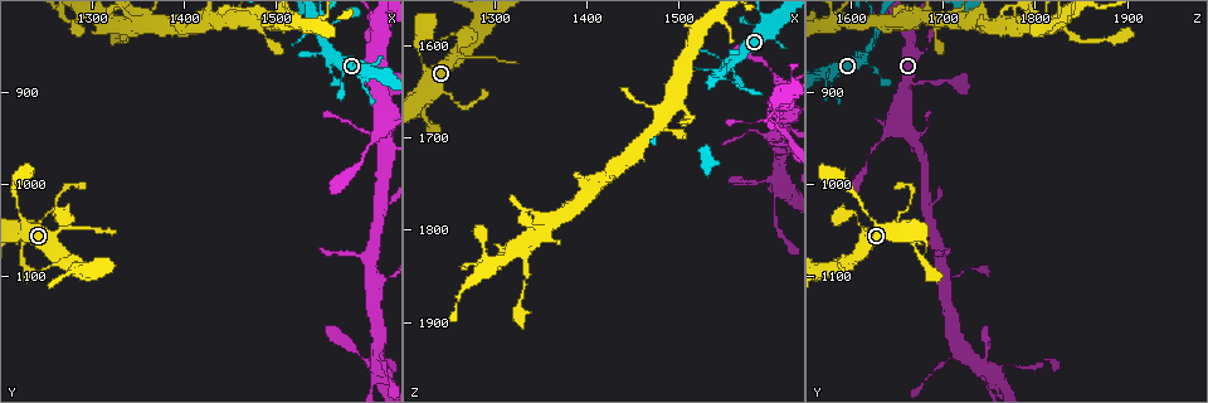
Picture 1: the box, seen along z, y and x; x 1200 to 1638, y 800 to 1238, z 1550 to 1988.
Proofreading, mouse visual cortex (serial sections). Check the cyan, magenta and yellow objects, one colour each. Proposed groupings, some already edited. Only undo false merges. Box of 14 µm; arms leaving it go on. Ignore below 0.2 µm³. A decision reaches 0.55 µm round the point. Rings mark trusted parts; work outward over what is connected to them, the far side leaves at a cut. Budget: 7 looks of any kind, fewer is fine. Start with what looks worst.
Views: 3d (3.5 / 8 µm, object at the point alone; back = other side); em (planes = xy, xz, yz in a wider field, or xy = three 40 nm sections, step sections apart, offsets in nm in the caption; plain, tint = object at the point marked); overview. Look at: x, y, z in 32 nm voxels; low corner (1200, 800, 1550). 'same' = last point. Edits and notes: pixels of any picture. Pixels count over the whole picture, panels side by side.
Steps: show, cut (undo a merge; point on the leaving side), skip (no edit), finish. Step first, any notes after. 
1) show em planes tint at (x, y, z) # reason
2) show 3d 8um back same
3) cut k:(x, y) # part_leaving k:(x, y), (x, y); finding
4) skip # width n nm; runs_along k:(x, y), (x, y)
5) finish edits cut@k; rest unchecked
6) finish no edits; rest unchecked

show 3d 8um at (1270, 1050, 1615) # abrupt turn

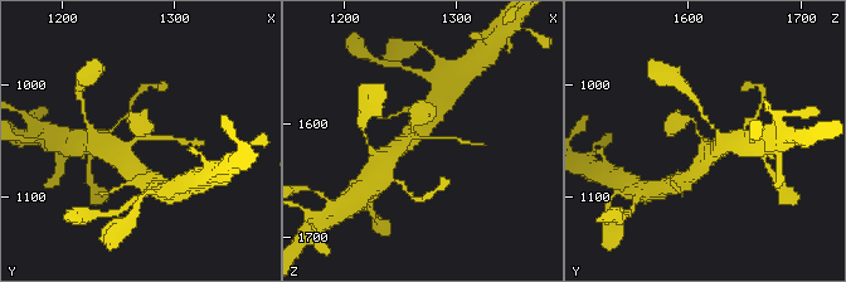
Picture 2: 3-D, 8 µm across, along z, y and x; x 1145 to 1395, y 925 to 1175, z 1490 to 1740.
show 3d 3.5um at (1266, 1046, 1612) # closer look

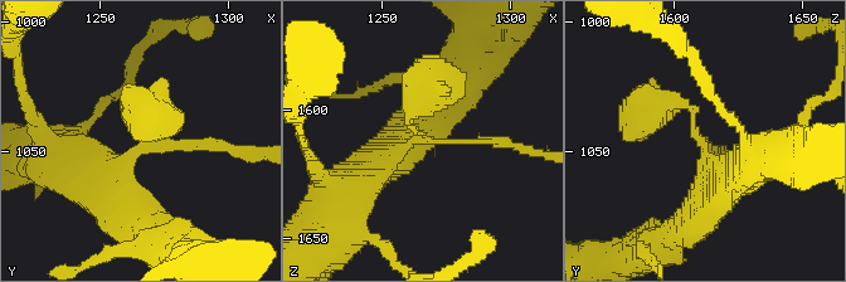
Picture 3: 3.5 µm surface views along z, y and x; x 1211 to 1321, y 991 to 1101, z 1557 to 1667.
skip # runs_along 3:(743, 170), (727, 185), (691, 111), (656, 107); one cell here

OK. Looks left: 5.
show 3d 8um at (1615, 1020, 1685)

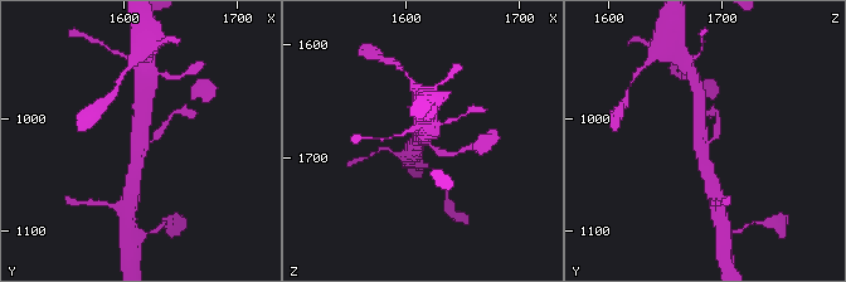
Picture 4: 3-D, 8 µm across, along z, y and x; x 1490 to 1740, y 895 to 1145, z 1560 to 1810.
show em xy step 5 tint at (1616, 1020, 1680) # arms 3; arm_widths 200, 400, 400 nm; now the EM

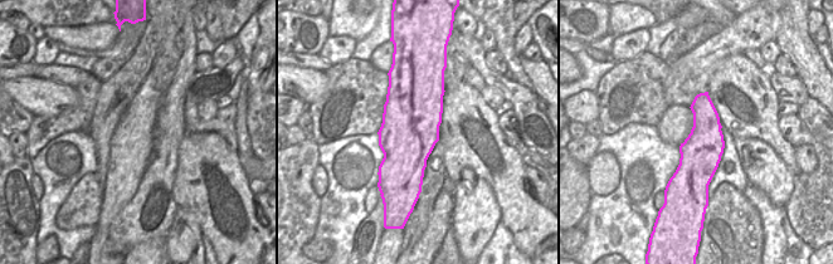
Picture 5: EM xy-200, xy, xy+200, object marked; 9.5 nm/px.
skip # runs_along 4:(698, 100), (700, 145), (708, 174); all the same cell

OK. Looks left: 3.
show 3d 3.5um at (1615, 1175, 1720) # three-way junction

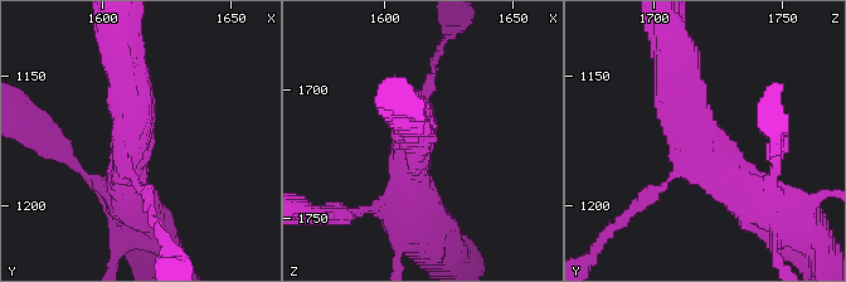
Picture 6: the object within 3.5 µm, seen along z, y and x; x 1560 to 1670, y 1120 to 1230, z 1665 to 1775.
show em xy step 2 tint at (1612, 1175, 1718) # arms 3; arm_widths 150, 500, 500 nm; need the tissue

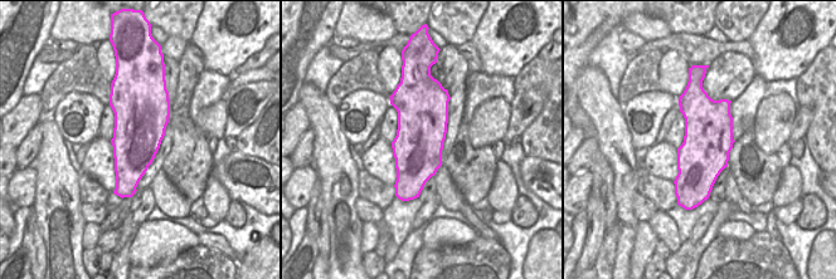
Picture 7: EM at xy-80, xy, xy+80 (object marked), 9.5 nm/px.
skip # runs_along 6:(680, 62), (686, 124), (758, 204); all the same cell

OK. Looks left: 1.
finish no edits; rest unchecked

